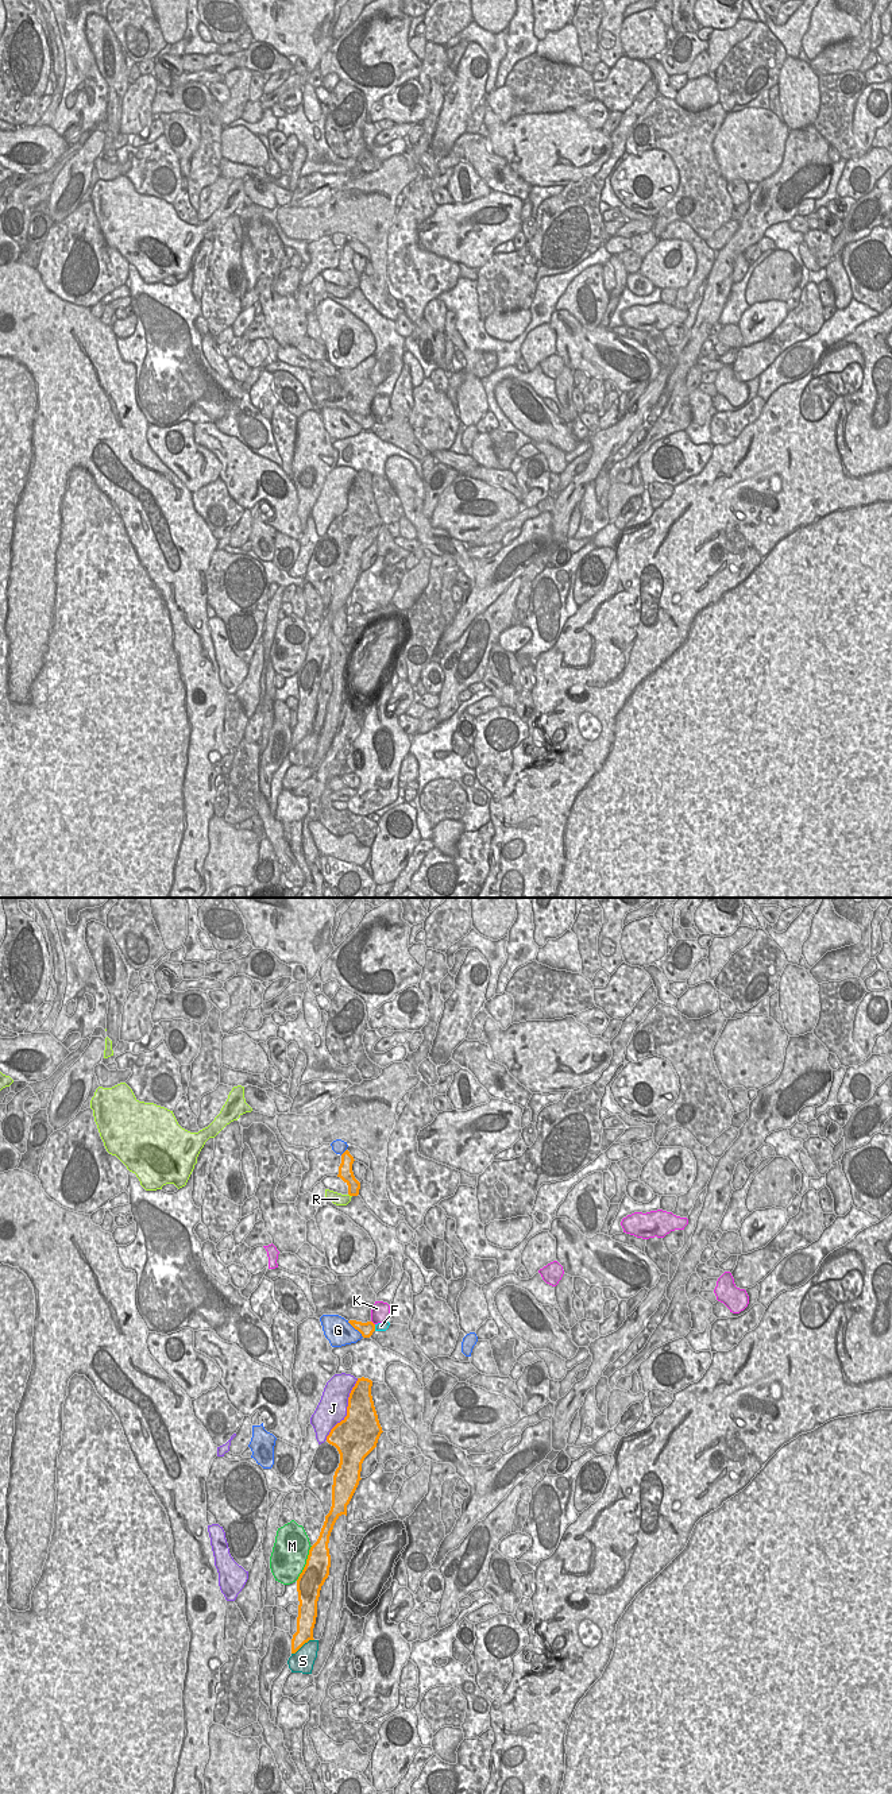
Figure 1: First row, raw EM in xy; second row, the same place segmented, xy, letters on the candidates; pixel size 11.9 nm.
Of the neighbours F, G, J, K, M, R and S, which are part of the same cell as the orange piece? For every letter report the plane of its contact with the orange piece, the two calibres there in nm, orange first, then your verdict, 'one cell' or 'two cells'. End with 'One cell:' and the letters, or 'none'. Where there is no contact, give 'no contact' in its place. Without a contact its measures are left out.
F: xy | 160/100 nm | two cells
G: xy | 160/320 nm | two cells
J: xy | 440/360 nm | two cells
K: xy | 160/220 nm | two cells
M: xy | 300/420 nm | two cells
R: xy | 160/140 nm | two cells
S: xy | 220/280 nm | two cells
One cell: none

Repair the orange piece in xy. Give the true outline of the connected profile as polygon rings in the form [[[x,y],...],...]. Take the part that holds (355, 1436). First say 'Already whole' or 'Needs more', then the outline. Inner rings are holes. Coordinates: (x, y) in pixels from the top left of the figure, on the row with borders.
Already whole. [[[358,1378],[348,1397],[347,1416],[337,1423],[327,1436],[327,1442],[335,1446],[340,1454],[340,1463],[333,1475],[332,1485],[332,1506],[325,1516],[324,1525],[321,1528],[317,1542],[310,1547],[306,1565],[297,1579],[298,1592],[298,1617],[297,1632],[291,1639],[291,1654],[296,1654],[305,1643],[313,1639],[313,1628],[317,1617],[317,1601],[320,1597],[321,1586],[329,1575],[331,1555],[329,1555],[329,1536],[336,1520],[341,1516],[347,1516],[347,1505],[350,1504],[360,1478],[362,1463],[364,1458],[377,1447],[381,1436],[382,1427],[378,1420],[378,1415],[374,1407],[371,1396],[372,1381],[368,1378]]]

